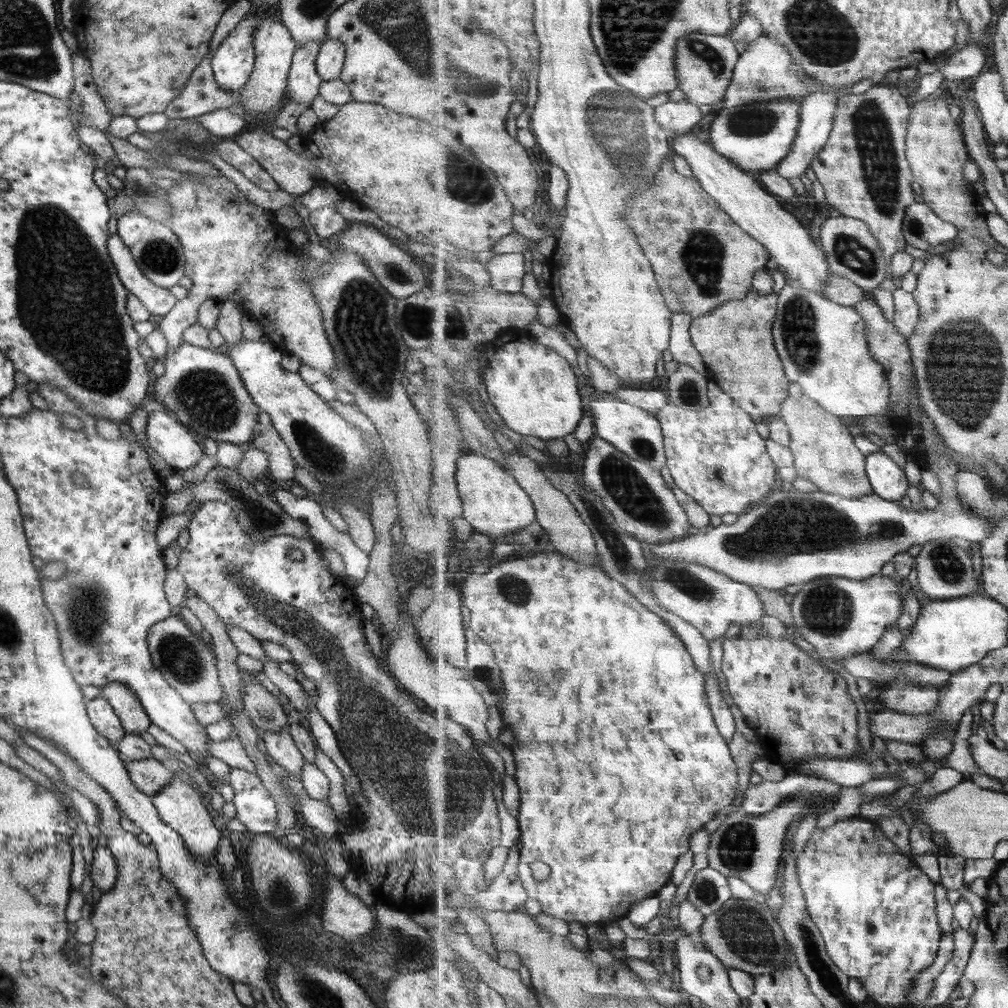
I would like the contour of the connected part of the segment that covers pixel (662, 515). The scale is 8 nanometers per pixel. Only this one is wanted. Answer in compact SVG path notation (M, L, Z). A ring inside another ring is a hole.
M596 435L586 452L583 467L583 482L595 495L600 496L605 506L613 513L616 523L633 538L646 543L669 543L689 535L692 521L688 512L676 497L673 489L663 480L661 472L644 461L627 456L608 440Z

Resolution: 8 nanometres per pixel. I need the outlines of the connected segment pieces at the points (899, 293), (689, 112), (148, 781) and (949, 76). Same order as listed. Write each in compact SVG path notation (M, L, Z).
M898 286L893 291L894 324L902 335L911 337L920 323L920 305L912 292Z
M689 100L668 101L654 110L657 122L671 135L691 132L703 118L699 106Z
M149 756L147 759L132 760L124 763L132 785L139 793L151 798L161 792L173 775L163 763Z
M968 44L963 50L955 52L949 58L937 63L923 63L917 70L916 76L942 72L947 80L963 80L976 78L981 72L991 66L988 54L983 54L982 45Z

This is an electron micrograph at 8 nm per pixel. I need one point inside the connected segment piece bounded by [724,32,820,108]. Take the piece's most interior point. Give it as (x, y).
(766, 71)

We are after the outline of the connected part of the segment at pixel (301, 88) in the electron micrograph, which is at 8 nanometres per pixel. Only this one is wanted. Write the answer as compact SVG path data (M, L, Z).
M306 42L297 46L292 54L291 64L286 74L284 96L286 102L310 104L318 96L321 79L314 65L321 42Z

